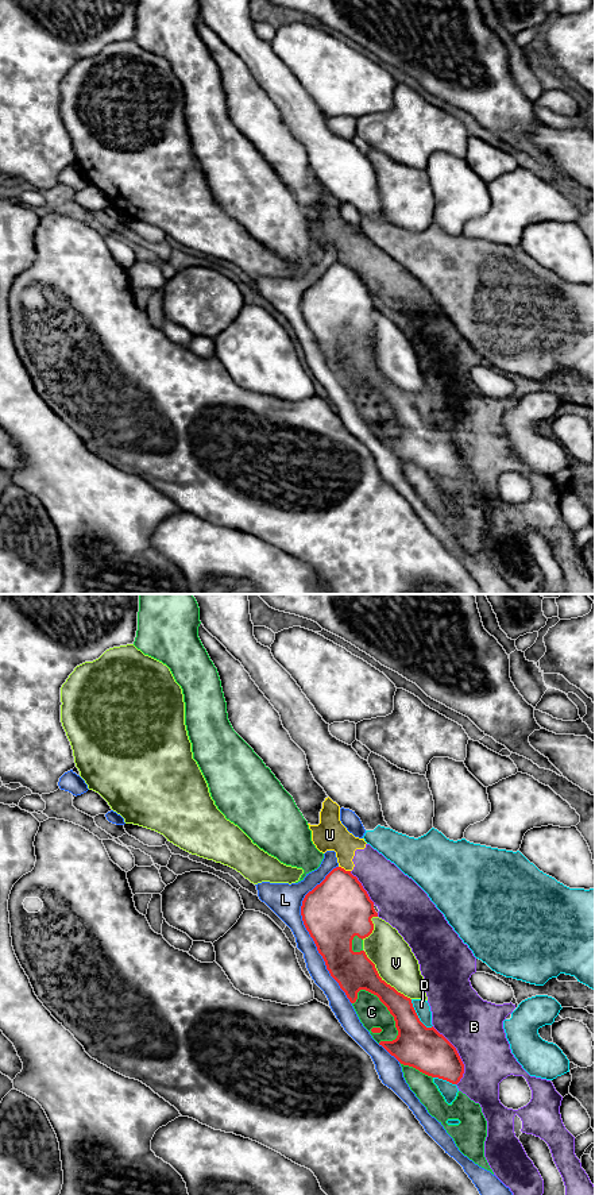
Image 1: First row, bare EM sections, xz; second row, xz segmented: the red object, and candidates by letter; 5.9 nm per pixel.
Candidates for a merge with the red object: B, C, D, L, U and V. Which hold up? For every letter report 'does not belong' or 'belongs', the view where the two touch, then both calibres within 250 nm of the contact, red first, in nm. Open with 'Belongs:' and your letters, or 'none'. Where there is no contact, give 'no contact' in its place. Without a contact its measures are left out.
Belongs: none
B: does not belong | xz | 260/340 nm
C: does not belong | xz | 220/170 nm
D: does not belong | xz | 260/90 nm
L: does not belong | xz | 380/200 nm
U: does not belong | xz | 380/190 nm
V: does not belong | xz | 240/240 nm

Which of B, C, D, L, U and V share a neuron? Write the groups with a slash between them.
B U / C / D / L / V

